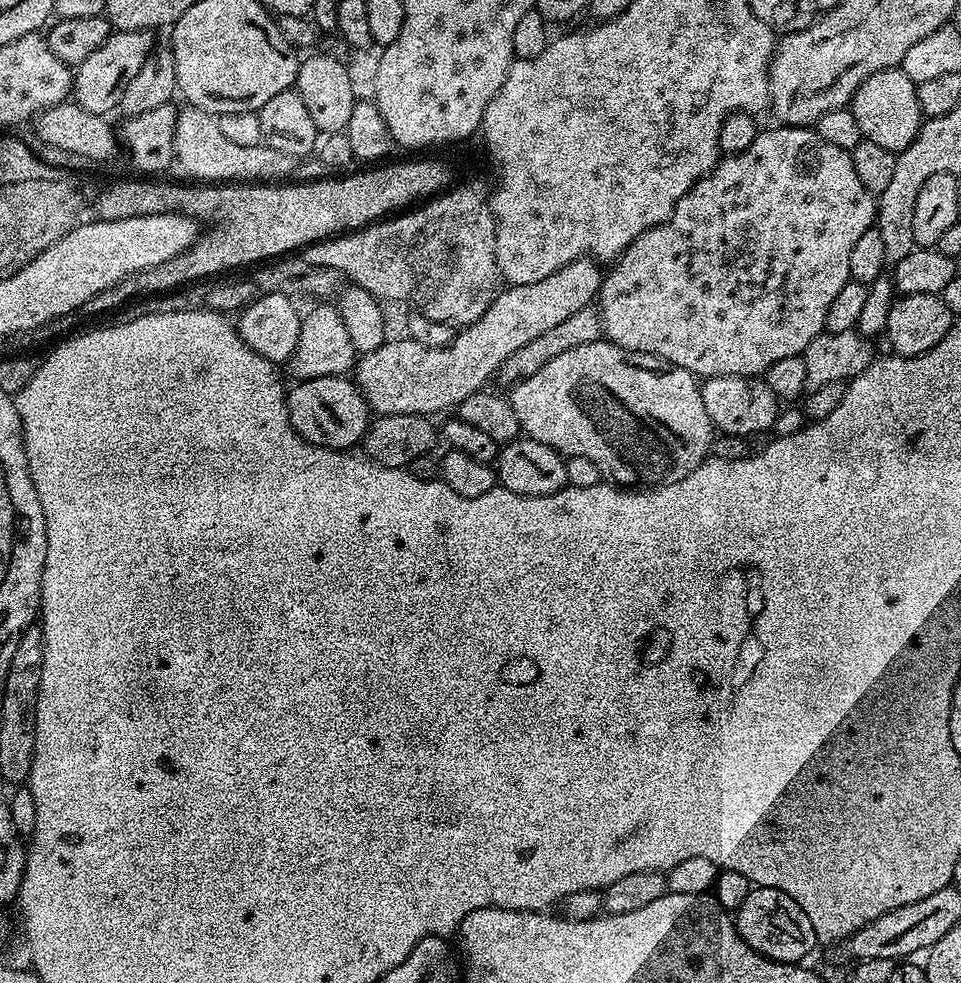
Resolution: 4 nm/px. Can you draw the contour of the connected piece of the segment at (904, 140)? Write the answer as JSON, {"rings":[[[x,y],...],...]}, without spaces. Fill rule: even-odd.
{"rings":[[[898,66],[878,70],[858,86],[850,107],[865,140],[878,142],[878,146],[897,154],[911,146],[922,123],[916,86]]]}

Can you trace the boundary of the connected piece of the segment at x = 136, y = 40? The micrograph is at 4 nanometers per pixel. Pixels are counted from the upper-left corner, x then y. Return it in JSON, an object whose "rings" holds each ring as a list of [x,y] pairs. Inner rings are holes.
{"rings":[[[148,30],[113,31],[112,35],[106,38],[106,42],[102,42],[102,46],[98,46],[98,50],[94,50],[90,58],[86,58],[86,62],[75,65],[72,82],[74,103],[95,116],[107,117],[112,114],[108,112],[115,113],[120,106],[122,90],[126,90],[130,78],[134,78],[134,74],[142,70],[142,62],[146,62],[146,58],[154,50],[152,36],[153,33]]]}

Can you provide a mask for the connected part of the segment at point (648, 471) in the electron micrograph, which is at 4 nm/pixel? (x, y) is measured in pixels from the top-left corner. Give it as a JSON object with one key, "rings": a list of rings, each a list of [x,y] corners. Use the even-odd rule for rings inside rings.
{"rings":[[[601,338],[586,346],[574,346],[574,350],[566,350],[566,354],[558,354],[558,358],[550,358],[550,362],[546,362],[546,366],[542,366],[536,374],[530,374],[530,378],[511,385],[510,399],[514,414],[518,414],[521,429],[531,439],[550,446],[555,452],[561,453],[565,457],[590,458],[590,462],[594,462],[594,466],[598,466],[601,477],[613,485],[643,486],[645,489],[651,490],[660,488],[663,484],[678,482],[682,478],[686,478],[686,474],[690,474],[690,470],[697,468],[703,460],[709,459],[714,429],[710,422],[710,414],[706,414],[706,405],[702,402],[700,385],[701,381],[692,373],[681,368],[673,368],[666,360],[660,360],[645,352],[631,352],[622,346],[612,344],[607,338]]]}

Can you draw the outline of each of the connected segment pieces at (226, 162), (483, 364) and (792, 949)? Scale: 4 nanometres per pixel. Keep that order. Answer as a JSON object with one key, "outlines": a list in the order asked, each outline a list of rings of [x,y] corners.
{"outlines":[[[[191,106],[178,111],[178,126],[174,130],[176,164],[189,172],[189,177],[200,182],[280,182],[295,170],[297,157],[282,154],[267,144],[237,146],[218,130],[215,116]]],[[[581,258],[554,270],[546,278],[529,284],[514,284],[500,290],[496,300],[477,321],[461,327],[444,348],[422,346],[411,338],[389,339],[378,350],[365,352],[356,361],[356,387],[366,398],[369,409],[381,416],[414,414],[431,417],[432,412],[455,409],[470,394],[481,391],[488,379],[500,371],[502,362],[526,342],[546,334],[570,314],[589,307],[600,295],[601,265],[592,258]]],[[[753,886],[750,894],[746,894],[746,902],[742,902],[742,906],[736,909],[734,923],[737,934],[743,938],[746,946],[750,946],[755,952],[766,958],[777,960],[783,964],[795,964],[803,961],[805,959],[803,956],[810,955],[812,947],[817,947],[818,944],[814,926],[810,926],[810,918],[806,918],[806,914],[802,914],[802,906],[798,906],[798,902],[794,902],[794,898],[790,898],[790,894],[782,894],[782,890]]]]}

